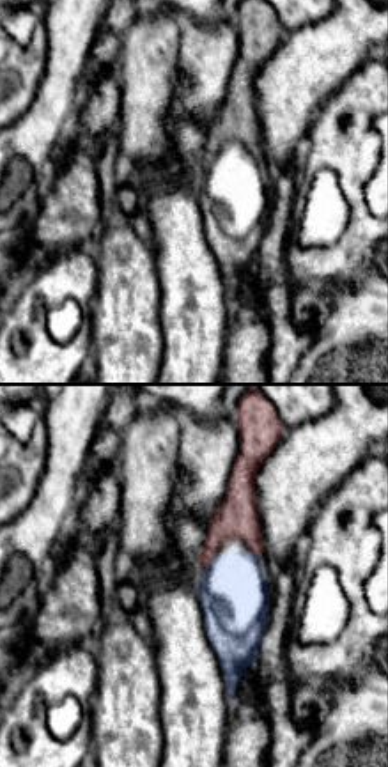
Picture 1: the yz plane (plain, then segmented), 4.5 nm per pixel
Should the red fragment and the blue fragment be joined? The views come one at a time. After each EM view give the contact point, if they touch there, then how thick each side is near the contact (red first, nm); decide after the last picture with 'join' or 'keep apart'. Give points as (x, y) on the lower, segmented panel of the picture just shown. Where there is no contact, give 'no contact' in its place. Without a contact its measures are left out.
meets red at (209, 562); 190 nm thick on the red side, 320 nm on the other

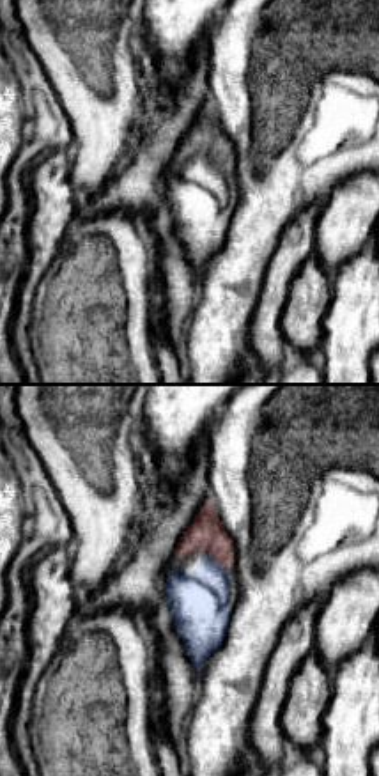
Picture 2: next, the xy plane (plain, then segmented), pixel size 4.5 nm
meets red at (220, 562); 160 nm thick on the red side, 280 nm on the other

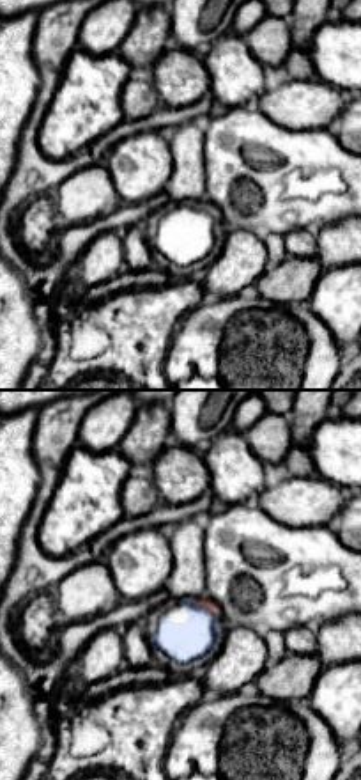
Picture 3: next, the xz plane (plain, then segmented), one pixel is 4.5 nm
meets red at (204, 607); 50 nm thick on the red side, 190 nm on the other

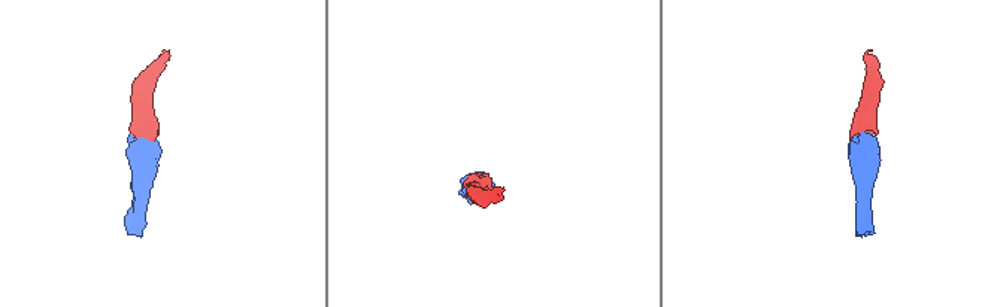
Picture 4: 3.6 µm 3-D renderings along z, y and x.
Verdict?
join

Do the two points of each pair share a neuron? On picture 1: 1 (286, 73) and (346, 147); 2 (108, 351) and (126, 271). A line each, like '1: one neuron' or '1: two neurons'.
1: two neurons
2: one neuron

